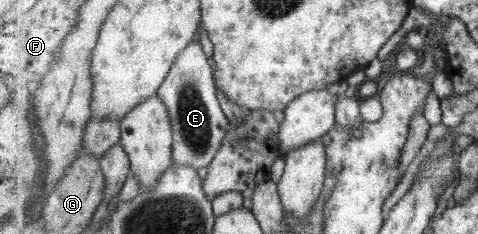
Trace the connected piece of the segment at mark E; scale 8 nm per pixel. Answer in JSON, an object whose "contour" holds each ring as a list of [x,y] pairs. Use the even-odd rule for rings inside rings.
{"contour":[[[199,42],[191,44],[176,58],[167,78],[160,86],[158,94],[169,107],[174,130],[174,165],[190,165],[200,169],[208,168],[222,148],[228,135],[230,121],[224,115],[218,95],[215,77]]]}

